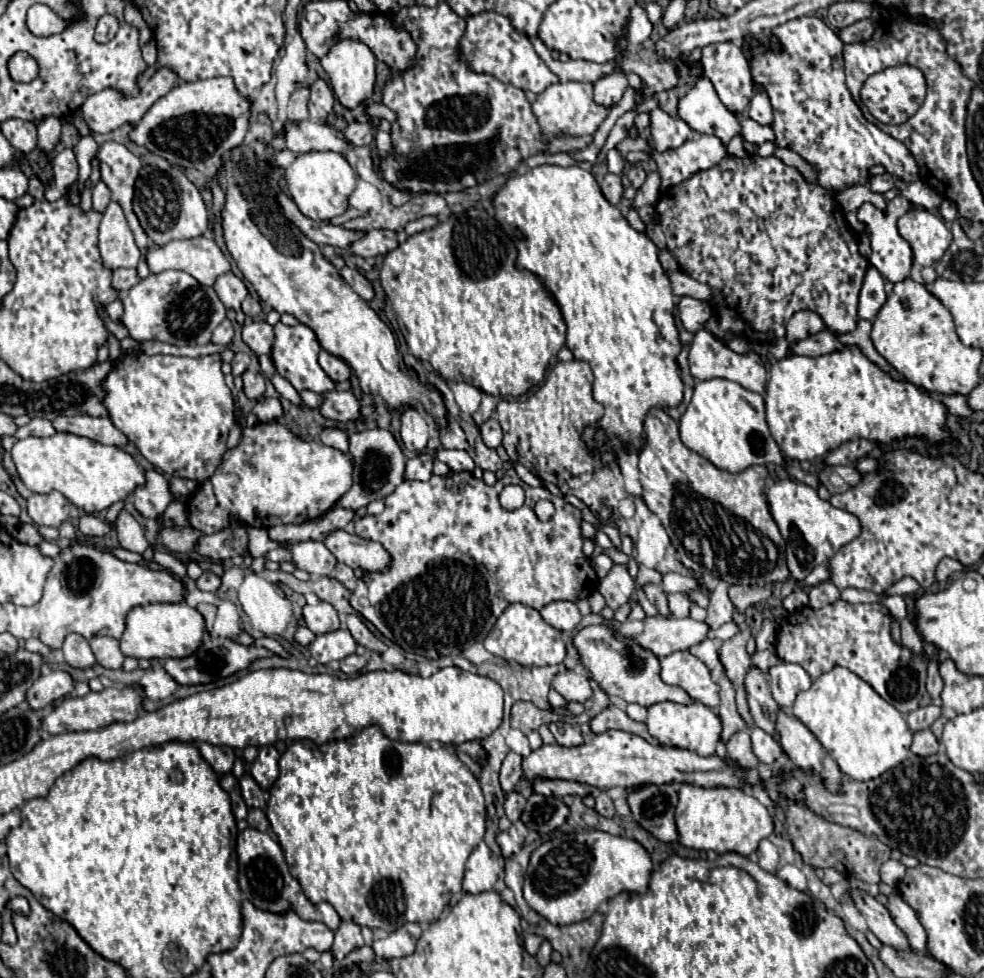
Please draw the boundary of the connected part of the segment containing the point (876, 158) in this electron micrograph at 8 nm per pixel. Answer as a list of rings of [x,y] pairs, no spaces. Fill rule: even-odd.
[[[800,17],[782,23],[762,35],[748,35],[742,41],[750,51],[752,77],[770,97],[774,109],[774,131],[780,147],[788,147],[818,169],[816,183],[830,195],[852,185],[868,185],[874,165],[886,167],[888,173],[918,181],[918,167],[910,151],[892,135],[866,121],[844,83],[842,39],[818,17]],[[778,39],[780,47],[772,49],[770,41]]]

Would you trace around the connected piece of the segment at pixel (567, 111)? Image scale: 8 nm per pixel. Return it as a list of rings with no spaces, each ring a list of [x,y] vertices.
[[[562,81],[550,85],[542,95],[538,95],[536,103],[532,103],[534,115],[542,127],[542,139],[552,139],[558,133],[564,135],[594,135],[598,125],[606,119],[608,109],[598,107],[592,99],[592,83],[580,81]]]

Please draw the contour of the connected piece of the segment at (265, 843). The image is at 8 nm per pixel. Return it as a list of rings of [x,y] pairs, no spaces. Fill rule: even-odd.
[[[244,829],[239,832],[236,839],[236,853],[238,853],[238,885],[240,891],[246,893],[248,901],[262,909],[262,911],[270,911],[270,913],[288,913],[288,911],[296,911],[302,919],[314,919],[314,921],[322,921],[324,925],[328,925],[332,931],[336,931],[342,923],[340,915],[336,913],[336,909],[330,903],[310,903],[308,897],[304,895],[300,883],[290,875],[288,865],[284,861],[282,855],[282,847],[268,835],[262,833],[258,829]]]

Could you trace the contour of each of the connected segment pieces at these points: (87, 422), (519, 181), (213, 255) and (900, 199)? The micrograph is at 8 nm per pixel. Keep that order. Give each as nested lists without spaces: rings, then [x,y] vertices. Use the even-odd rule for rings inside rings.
[[[90,415],[56,417],[52,421],[52,425],[54,425],[56,431],[68,431],[68,433],[104,443],[104,445],[124,447],[128,443],[126,435],[122,431],[118,431],[108,417],[90,417]]]
[[[542,165],[530,173],[516,175],[496,193],[494,209],[502,229],[518,247],[516,267],[528,269],[542,279],[562,309],[567,327],[566,347],[574,353],[574,359],[586,361],[594,371],[594,399],[604,407],[604,415],[582,433],[588,451],[608,453],[614,459],[620,457],[622,449],[642,453],[646,445],[646,413],[654,407],[678,407],[684,395],[684,383],[676,361],[682,343],[672,313],[676,297],[670,277],[658,261],[658,247],[650,243],[646,233],[630,227],[620,209],[604,199],[596,179],[580,167]],[[600,429],[604,431],[604,441],[596,439]]]
[[[200,235],[200,237],[188,239],[188,241],[170,241],[166,245],[150,245],[146,251],[146,263],[148,263],[152,273],[162,273],[166,269],[186,271],[188,275],[192,275],[202,285],[214,285],[218,275],[230,271],[228,259],[222,255],[216,241],[208,235]]]
[[[898,193],[892,201],[888,201],[888,209],[886,213],[882,213],[880,209],[876,209],[872,203],[864,203],[860,209],[858,209],[858,219],[866,225],[866,233],[870,235],[870,241],[872,241],[872,253],[868,257],[870,265],[876,267],[880,271],[880,275],[890,281],[890,283],[900,283],[904,279],[910,279],[910,267],[912,267],[912,249],[910,245],[898,235],[898,229],[896,229],[896,221],[912,207],[912,203],[902,195]]]

